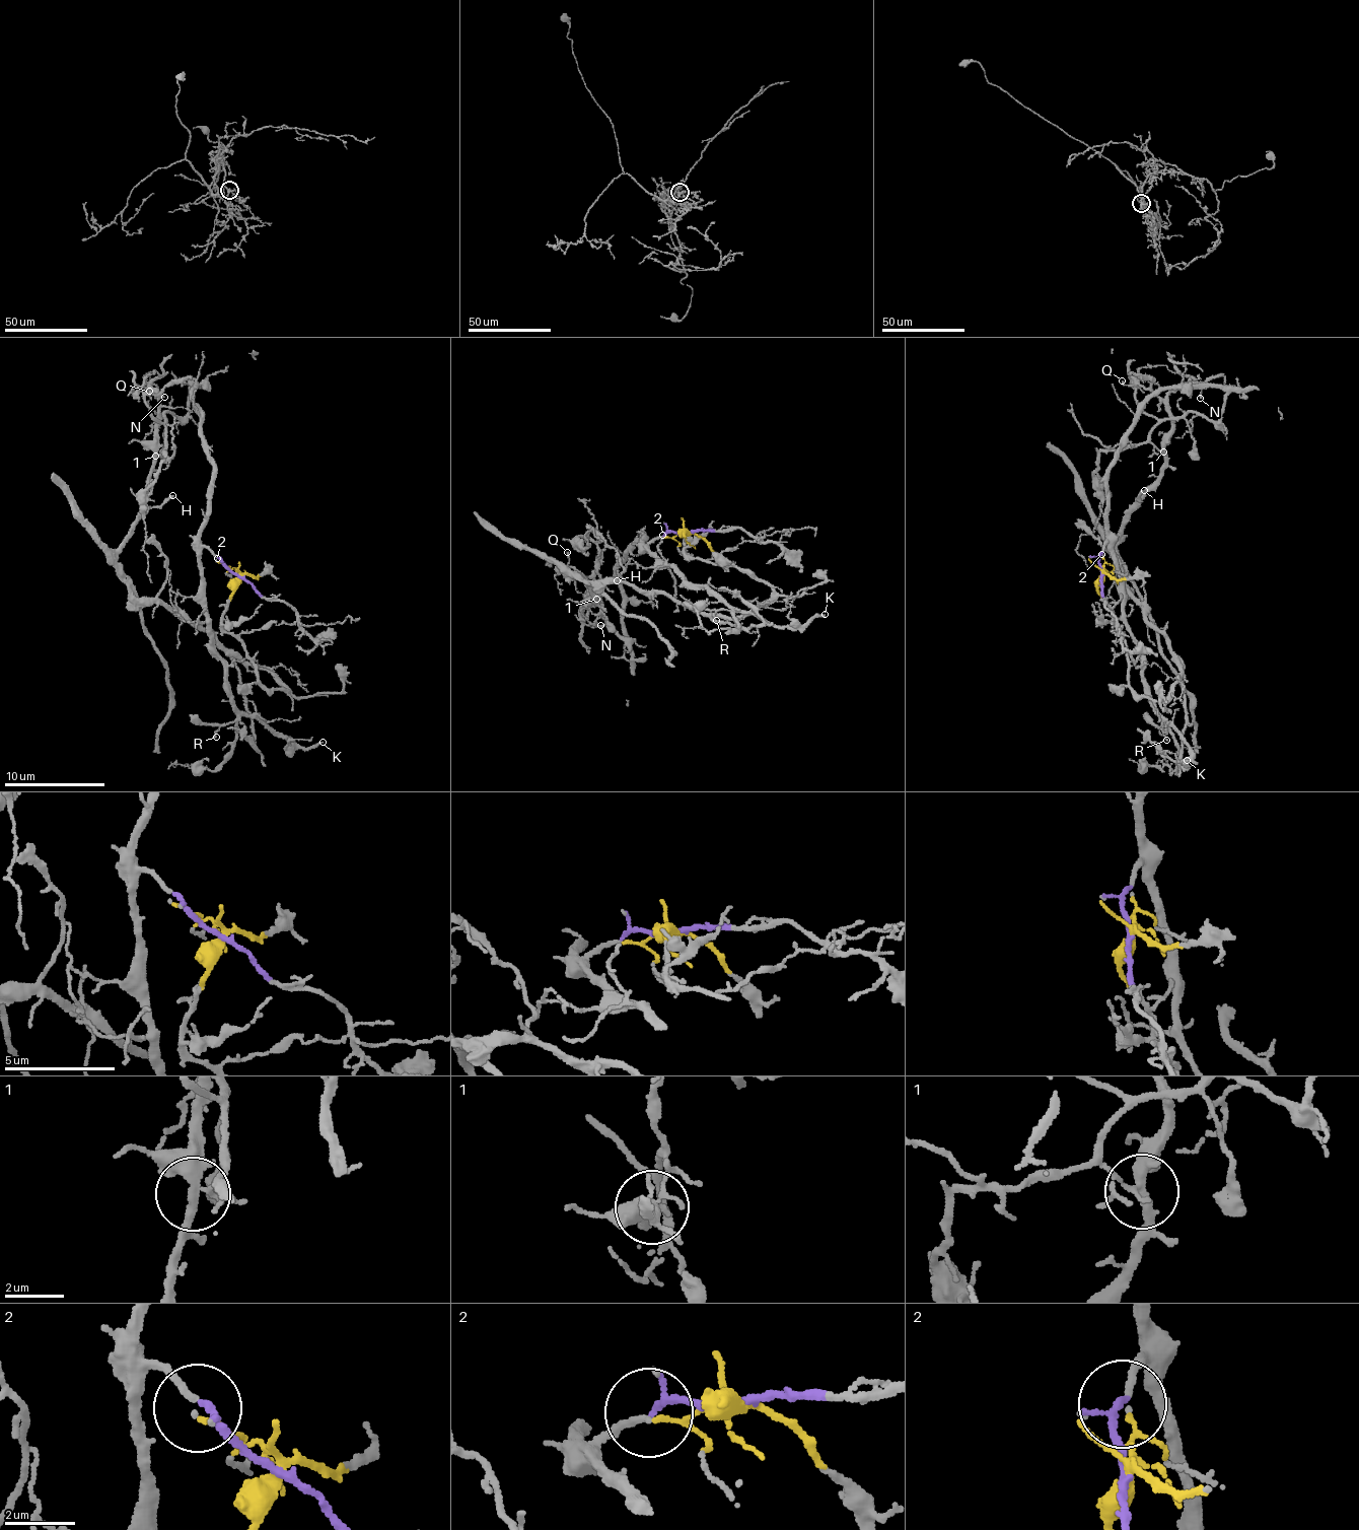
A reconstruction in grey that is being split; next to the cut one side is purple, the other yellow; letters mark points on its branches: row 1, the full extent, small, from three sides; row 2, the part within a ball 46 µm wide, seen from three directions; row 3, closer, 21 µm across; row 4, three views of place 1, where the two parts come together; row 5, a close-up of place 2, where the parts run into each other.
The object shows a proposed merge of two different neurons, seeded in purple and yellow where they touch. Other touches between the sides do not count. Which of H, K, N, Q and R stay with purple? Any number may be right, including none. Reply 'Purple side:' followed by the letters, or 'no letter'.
Purple side: K, Q, R

